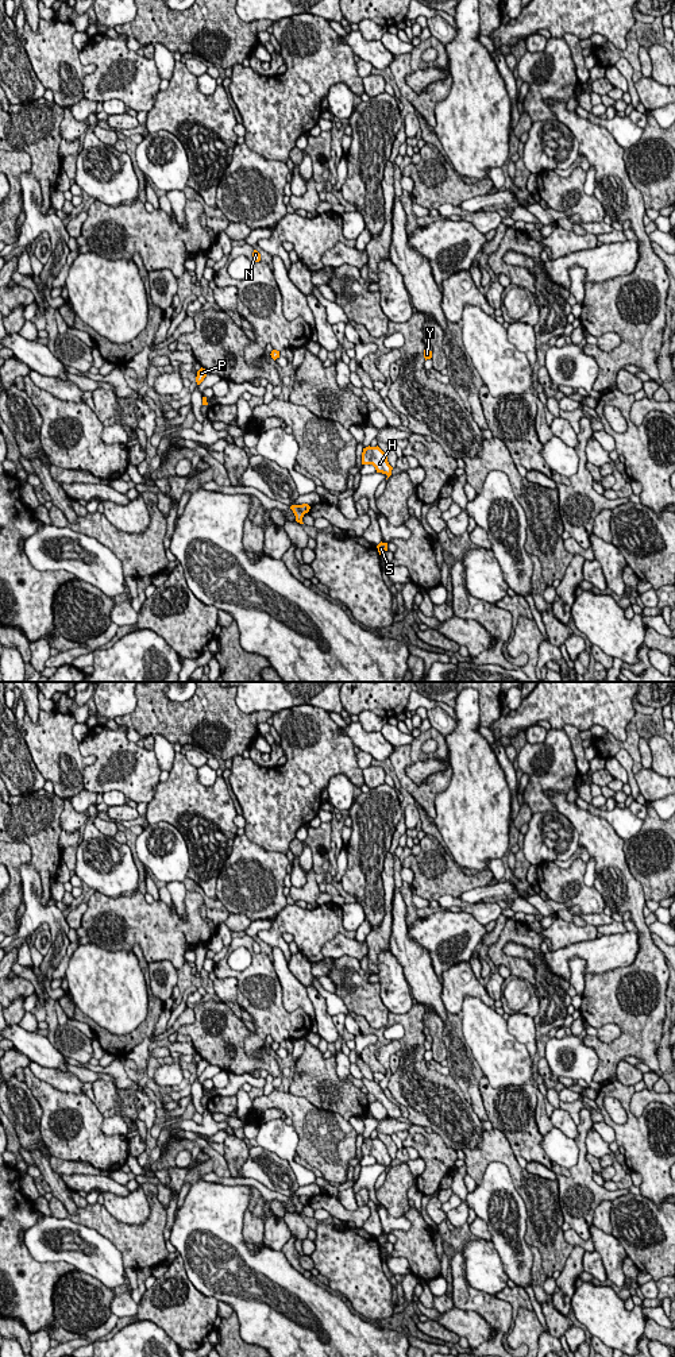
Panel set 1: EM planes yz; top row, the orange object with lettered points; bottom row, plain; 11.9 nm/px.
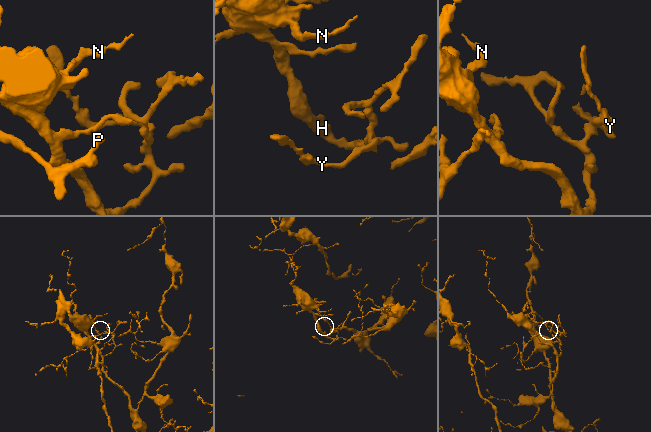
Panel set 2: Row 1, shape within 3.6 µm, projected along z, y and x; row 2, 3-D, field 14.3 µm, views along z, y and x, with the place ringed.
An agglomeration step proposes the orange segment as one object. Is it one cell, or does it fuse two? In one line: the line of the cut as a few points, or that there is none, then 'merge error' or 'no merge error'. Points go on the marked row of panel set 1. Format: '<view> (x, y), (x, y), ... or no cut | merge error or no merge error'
yz (299, 505), (304, 513) | merge error

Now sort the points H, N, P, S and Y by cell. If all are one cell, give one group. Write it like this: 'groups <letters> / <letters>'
groups H N S Y / P

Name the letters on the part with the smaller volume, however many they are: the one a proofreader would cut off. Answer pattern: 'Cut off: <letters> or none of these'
Cut off: P

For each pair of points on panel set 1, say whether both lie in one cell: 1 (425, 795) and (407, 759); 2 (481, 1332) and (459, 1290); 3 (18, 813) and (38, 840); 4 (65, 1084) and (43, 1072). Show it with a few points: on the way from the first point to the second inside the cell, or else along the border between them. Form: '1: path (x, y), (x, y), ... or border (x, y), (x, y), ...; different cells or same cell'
1: path (415, 790), (404, 779), (401, 770); same cell
2: border (455, 1306), (475, 1311), (494, 1332); different cells
3: path (24, 820), (38, 833); same cell
4: path (60, 1080), (49, 1075); same cell

